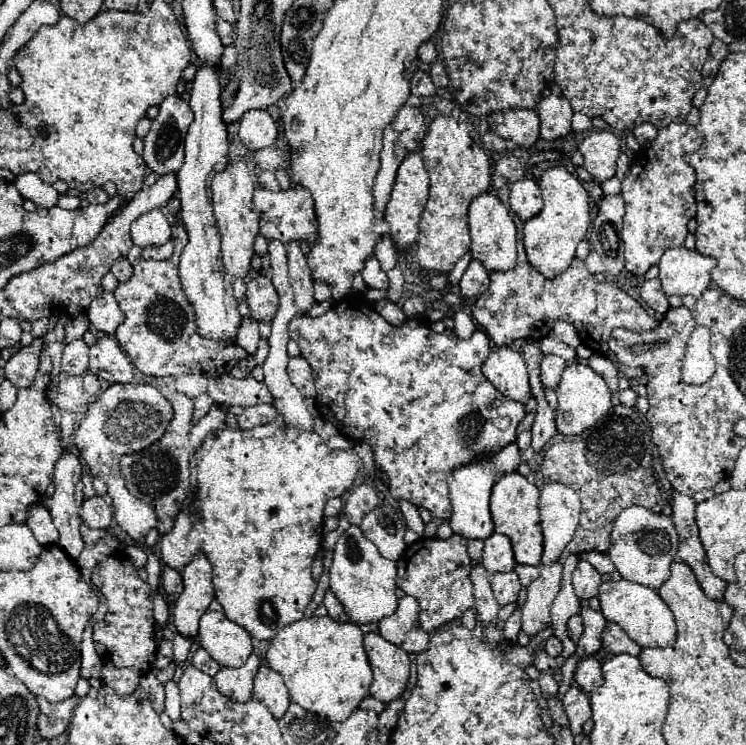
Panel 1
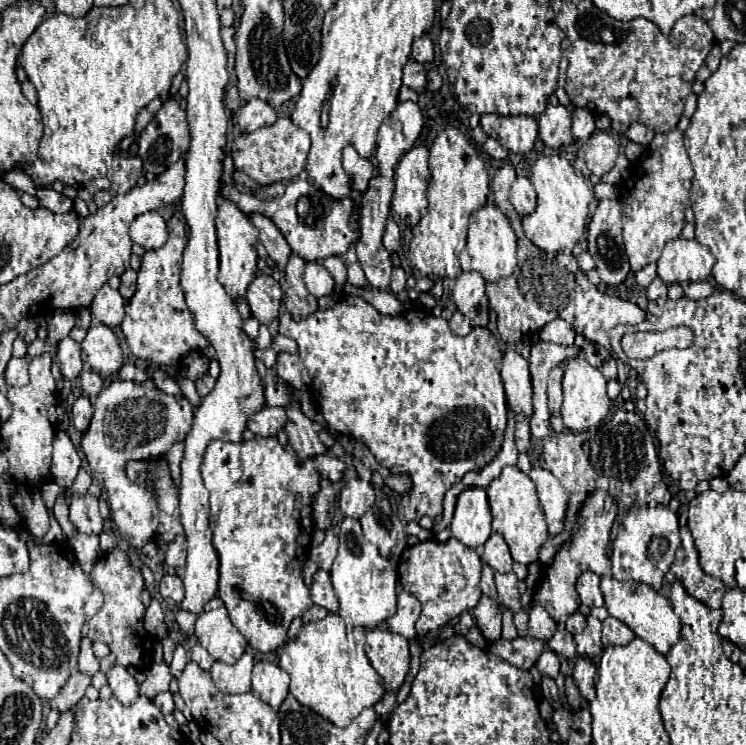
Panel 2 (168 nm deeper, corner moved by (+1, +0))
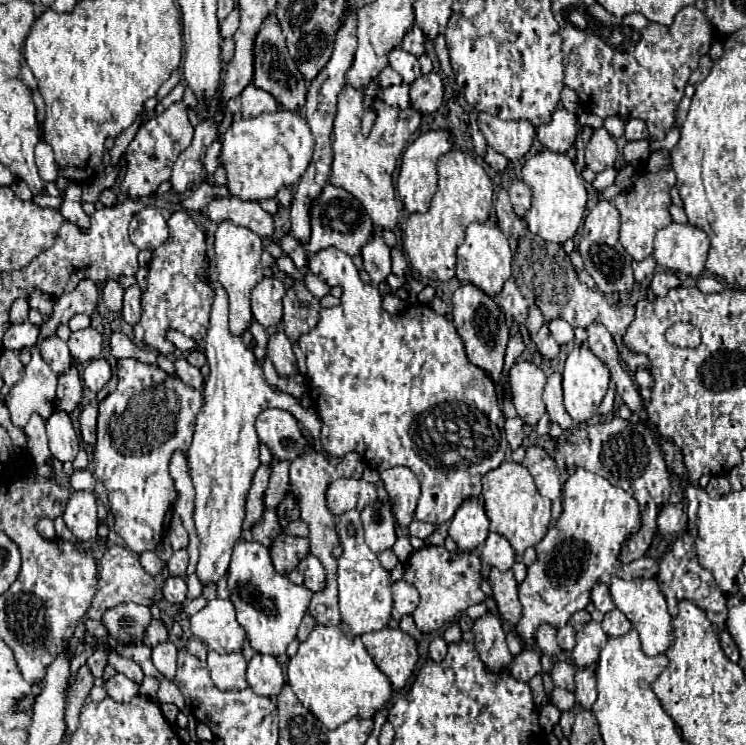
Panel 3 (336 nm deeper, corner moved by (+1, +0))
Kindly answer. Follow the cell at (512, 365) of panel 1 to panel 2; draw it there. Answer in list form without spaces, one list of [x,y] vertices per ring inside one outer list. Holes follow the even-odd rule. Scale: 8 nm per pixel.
[[[507,350],[501,360],[501,382],[505,386],[505,394],[509,406],[525,416],[533,414],[531,404],[531,376],[529,376],[529,362],[521,358],[515,350]]]

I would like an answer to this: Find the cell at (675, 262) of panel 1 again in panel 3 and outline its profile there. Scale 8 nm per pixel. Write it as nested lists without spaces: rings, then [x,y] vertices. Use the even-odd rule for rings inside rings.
[[[671,222],[657,230],[653,258],[661,268],[697,278],[705,270],[707,250],[709,238],[701,228]]]

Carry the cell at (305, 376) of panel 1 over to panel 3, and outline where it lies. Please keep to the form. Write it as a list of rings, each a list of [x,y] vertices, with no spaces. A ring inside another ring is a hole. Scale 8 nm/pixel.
[[[279,330],[279,332],[275,332],[275,334],[269,336],[267,356],[271,358],[273,366],[277,368],[277,372],[279,372],[281,376],[297,374],[297,360],[295,360],[295,354],[293,354],[291,342],[289,342],[289,338],[285,336],[283,330]]]

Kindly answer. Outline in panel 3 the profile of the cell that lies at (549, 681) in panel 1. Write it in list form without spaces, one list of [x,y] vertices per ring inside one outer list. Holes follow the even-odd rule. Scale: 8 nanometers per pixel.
[[[553,688],[553,692],[551,692],[551,704],[555,708],[559,708],[561,712],[565,712],[565,710],[573,710],[577,702],[575,702],[573,692],[563,690],[563,688]]]

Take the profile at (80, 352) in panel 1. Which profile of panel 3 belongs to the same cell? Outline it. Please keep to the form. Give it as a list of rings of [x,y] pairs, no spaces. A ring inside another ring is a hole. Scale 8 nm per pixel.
[[[57,336],[43,338],[37,344],[39,344],[39,350],[41,350],[41,356],[45,358],[45,362],[49,362],[51,370],[55,374],[63,374],[67,370],[69,362],[71,362],[71,352],[69,352],[67,344]]]

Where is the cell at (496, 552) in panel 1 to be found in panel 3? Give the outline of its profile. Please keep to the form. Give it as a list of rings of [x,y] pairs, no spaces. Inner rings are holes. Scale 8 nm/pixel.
[[[489,534],[487,540],[485,540],[485,546],[483,546],[483,552],[481,552],[481,560],[489,566],[495,566],[499,568],[501,572],[509,570],[515,562],[515,552],[509,544],[509,540],[501,534]]]

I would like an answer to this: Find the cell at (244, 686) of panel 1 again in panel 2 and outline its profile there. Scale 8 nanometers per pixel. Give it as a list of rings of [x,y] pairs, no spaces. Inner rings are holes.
[[[243,654],[233,666],[215,662],[211,666],[211,678],[223,694],[245,694],[251,690],[251,672],[253,656]]]

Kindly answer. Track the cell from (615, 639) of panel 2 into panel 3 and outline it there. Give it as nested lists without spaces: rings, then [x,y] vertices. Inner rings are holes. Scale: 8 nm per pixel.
[[[617,608],[613,612],[609,612],[609,614],[605,614],[601,626],[603,626],[607,636],[623,636],[623,634],[627,634],[633,628],[631,622],[627,620],[627,616],[621,610],[617,610]]]

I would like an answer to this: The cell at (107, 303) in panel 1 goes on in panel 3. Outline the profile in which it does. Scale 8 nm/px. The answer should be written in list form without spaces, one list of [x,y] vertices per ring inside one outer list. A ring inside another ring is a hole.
[[[109,280],[101,292],[101,298],[103,298],[103,304],[109,308],[109,310],[121,310],[121,304],[123,304],[123,288],[119,286],[117,280]]]

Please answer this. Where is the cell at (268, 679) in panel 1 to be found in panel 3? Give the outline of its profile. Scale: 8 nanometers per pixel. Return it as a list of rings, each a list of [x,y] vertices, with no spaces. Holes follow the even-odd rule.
[[[255,654],[247,664],[247,682],[255,694],[275,698],[281,692],[285,678],[273,656]]]

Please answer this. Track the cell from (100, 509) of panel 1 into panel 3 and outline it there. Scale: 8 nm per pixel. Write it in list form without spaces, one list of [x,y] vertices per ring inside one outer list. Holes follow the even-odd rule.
[[[73,492],[63,512],[63,520],[77,540],[93,542],[97,538],[97,524],[99,524],[95,494]]]

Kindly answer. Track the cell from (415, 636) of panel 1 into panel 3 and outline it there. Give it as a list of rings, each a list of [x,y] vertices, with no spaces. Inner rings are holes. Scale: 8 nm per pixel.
[[[397,580],[391,586],[393,592],[393,618],[401,620],[407,614],[413,614],[413,610],[419,604],[419,592],[413,584],[405,582],[405,580]]]

